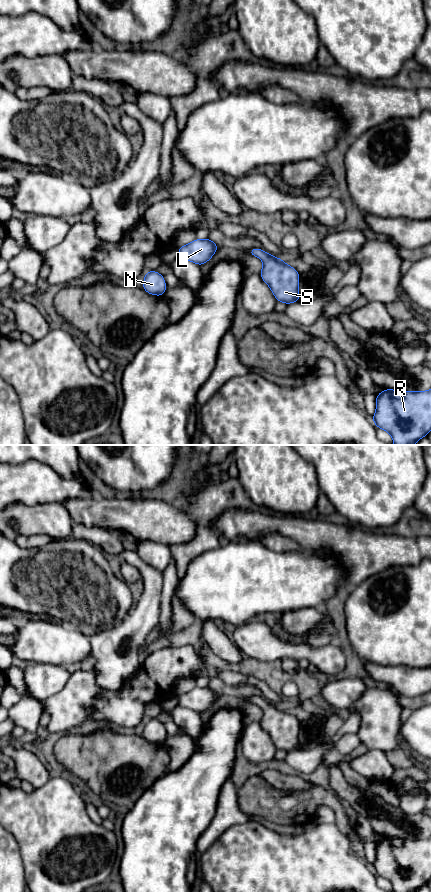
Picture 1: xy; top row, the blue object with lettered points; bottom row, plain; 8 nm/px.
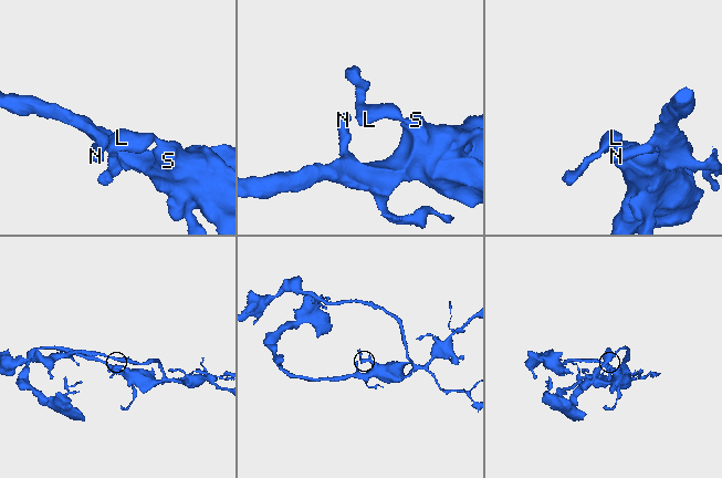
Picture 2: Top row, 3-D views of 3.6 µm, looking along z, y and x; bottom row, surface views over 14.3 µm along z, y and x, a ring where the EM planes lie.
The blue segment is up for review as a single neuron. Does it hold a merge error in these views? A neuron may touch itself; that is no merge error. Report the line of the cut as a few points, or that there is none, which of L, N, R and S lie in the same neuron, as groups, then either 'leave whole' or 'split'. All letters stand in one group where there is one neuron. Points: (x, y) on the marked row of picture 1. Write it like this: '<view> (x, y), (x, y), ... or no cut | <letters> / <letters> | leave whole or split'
no cut | L N R S | leave whole

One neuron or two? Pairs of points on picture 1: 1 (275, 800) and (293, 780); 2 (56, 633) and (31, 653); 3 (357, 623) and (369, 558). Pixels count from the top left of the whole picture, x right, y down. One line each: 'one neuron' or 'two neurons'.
1: two neurons
2: one neuron
3: two neurons

